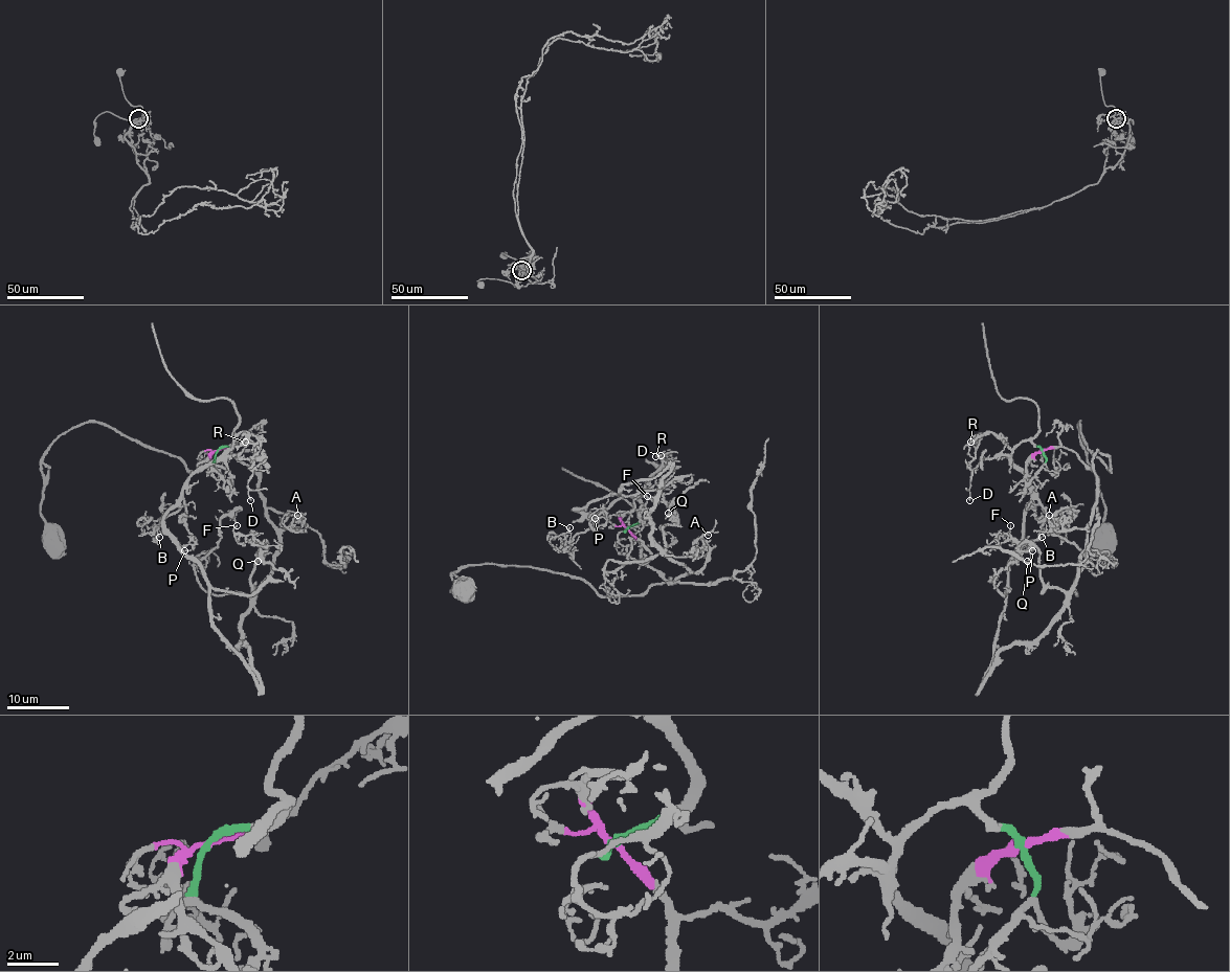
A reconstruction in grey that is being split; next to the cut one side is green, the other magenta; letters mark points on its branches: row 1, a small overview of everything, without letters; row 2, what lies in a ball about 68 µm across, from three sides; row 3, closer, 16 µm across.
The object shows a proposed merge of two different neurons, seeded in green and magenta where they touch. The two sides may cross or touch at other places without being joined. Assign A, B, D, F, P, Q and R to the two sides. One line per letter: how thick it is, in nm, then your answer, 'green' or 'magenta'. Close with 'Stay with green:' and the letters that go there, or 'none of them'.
A: calibre 150 nm; magenta
B: calibre 120 nm; green
D: calibre 140 nm; green
F: calibre 120 nm; magenta
P: calibre 150 nm; green
Q: calibre 220 nm; magenta
R: calibre 190 nm; green
Stay with green: B, D, P, R

